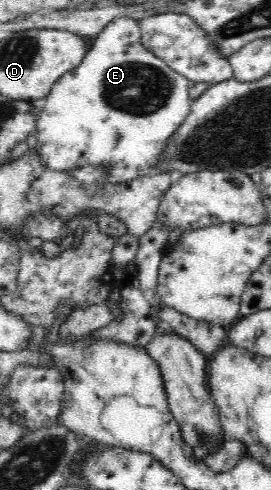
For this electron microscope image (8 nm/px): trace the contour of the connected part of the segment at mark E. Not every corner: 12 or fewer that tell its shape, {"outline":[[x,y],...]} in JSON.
{"outline":[[136,19],[89,41],[45,96],[48,170],[159,172],[189,80]]}

